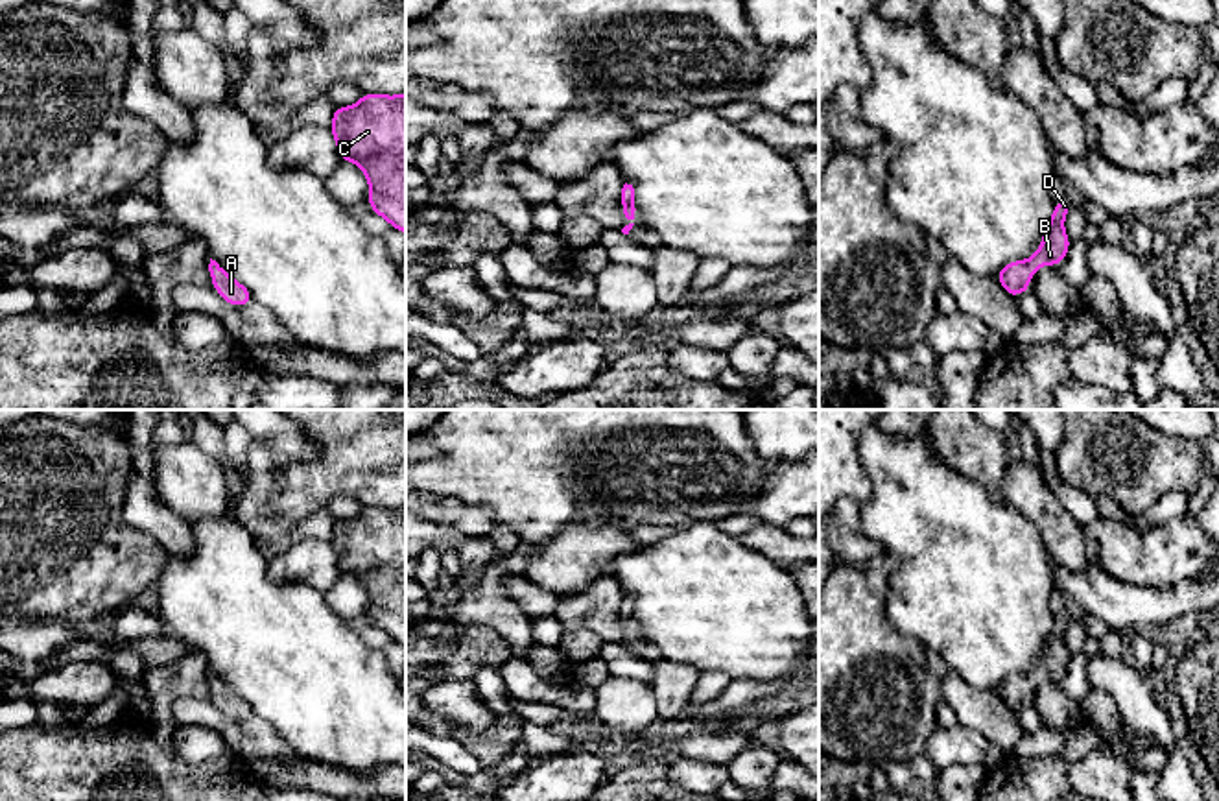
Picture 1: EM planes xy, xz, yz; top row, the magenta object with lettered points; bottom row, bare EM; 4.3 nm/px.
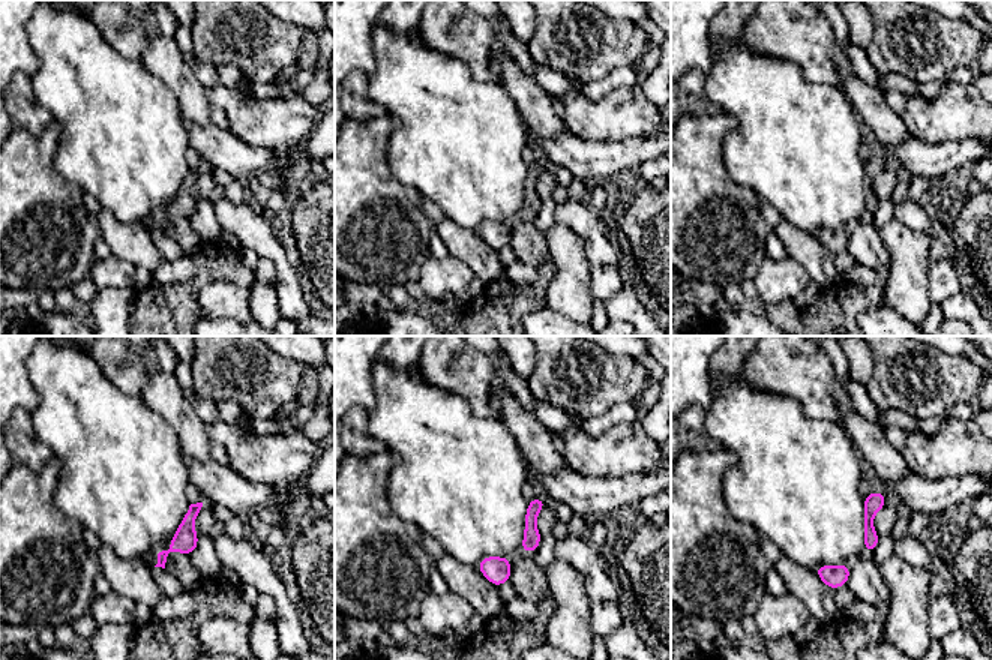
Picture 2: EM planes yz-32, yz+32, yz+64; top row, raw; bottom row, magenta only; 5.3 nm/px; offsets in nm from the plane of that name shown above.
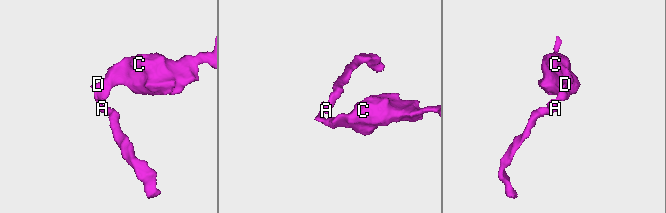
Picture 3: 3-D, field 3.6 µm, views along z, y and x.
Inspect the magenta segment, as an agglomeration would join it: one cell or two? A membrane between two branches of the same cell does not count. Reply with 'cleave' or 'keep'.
keep

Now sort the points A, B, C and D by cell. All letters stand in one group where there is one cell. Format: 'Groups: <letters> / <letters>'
Groups: A B C D

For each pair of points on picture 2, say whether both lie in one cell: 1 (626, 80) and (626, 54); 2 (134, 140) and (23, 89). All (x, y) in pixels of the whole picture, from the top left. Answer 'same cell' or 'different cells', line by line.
1: different cells
2: different cells

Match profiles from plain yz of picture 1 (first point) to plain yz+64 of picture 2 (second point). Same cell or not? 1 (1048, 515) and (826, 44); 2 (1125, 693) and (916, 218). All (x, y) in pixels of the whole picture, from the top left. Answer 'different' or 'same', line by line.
1: different
2: same

